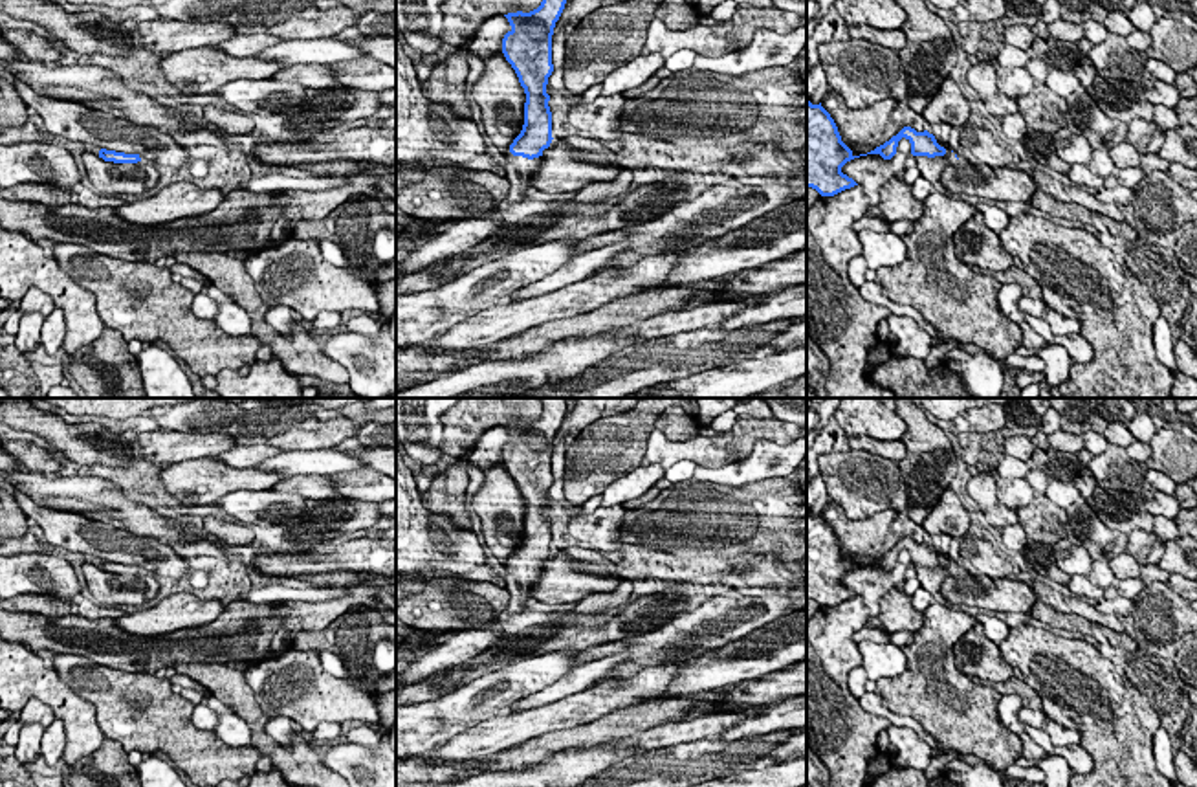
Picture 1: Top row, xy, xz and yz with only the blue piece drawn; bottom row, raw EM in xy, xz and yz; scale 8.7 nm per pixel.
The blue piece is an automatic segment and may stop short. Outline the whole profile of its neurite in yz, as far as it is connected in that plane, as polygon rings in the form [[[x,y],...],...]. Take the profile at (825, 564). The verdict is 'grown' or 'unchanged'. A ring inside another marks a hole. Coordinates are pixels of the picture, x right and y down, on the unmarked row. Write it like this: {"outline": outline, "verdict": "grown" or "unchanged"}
{"outline": [[[807,510],[807,598],[821,607],[834,607],[858,596],[841,578],[860,567],[841,552],[830,525]]], "verdict": "unchanged"}

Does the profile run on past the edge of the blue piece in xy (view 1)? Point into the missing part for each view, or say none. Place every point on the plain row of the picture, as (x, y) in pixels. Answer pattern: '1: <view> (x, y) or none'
1: none

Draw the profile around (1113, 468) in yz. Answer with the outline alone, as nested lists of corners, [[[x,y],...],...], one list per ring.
[[[1109,444],[1107,449],[1100,455],[1094,455],[1087,464],[1096,481],[1096,488],[1111,492],[1140,492],[1146,477],[1140,470],[1140,464],[1133,460],[1126,448]]]

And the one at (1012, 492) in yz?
[[[999,477],[995,484],[997,484],[997,501],[1010,510],[1017,510],[1021,506],[1030,504],[1038,495],[1027,479]]]

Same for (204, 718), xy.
[[[196,704],[192,714],[191,714],[191,721],[196,728],[213,732],[216,723],[218,723],[218,715],[209,706]]]

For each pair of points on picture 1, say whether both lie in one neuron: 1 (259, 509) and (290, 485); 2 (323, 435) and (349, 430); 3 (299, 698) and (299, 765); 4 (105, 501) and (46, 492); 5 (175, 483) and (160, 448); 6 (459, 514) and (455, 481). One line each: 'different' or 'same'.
1: different
2: same
3: different
4: same
5: different
6: same

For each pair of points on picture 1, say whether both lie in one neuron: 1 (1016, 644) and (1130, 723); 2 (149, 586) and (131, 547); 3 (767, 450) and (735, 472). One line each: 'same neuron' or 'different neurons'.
1: same neuron
2: different neurons
3: same neuron

